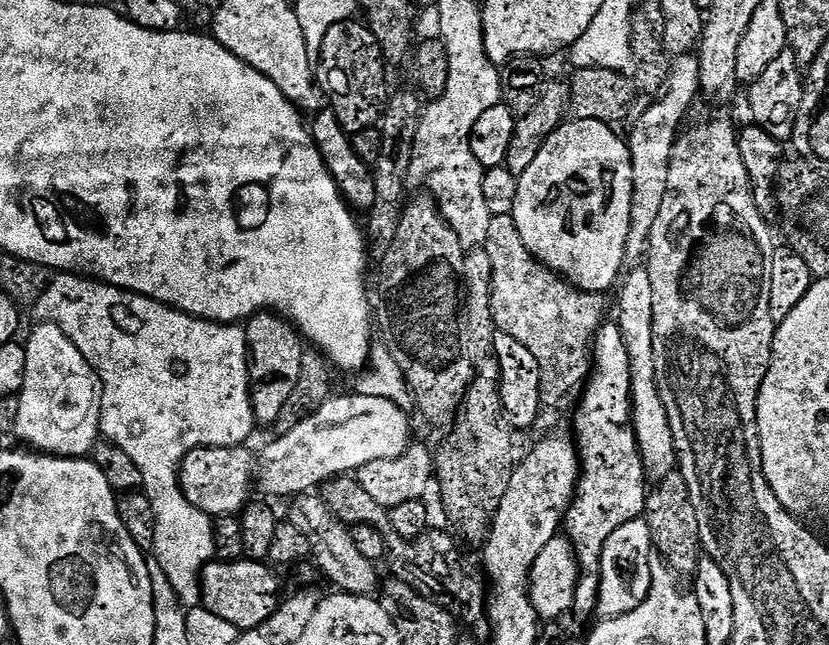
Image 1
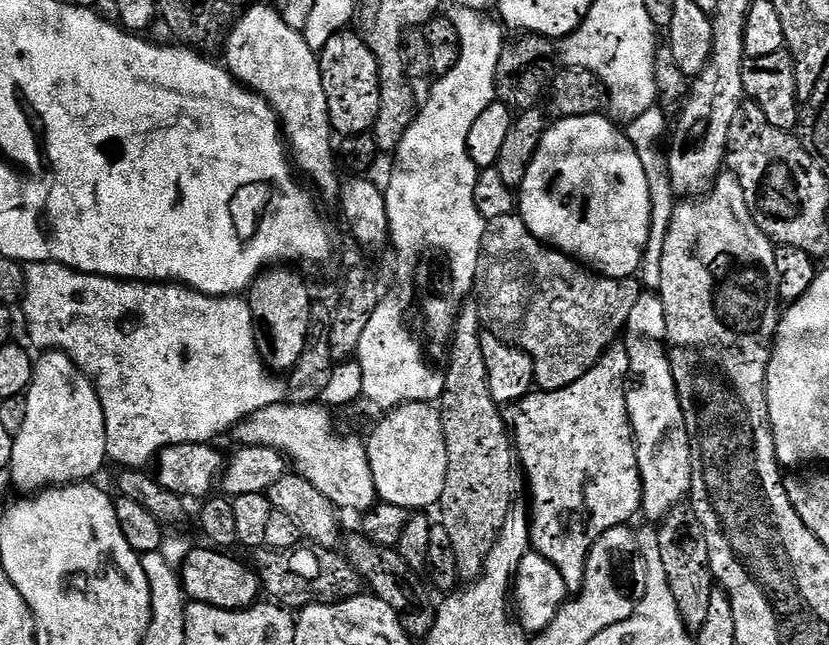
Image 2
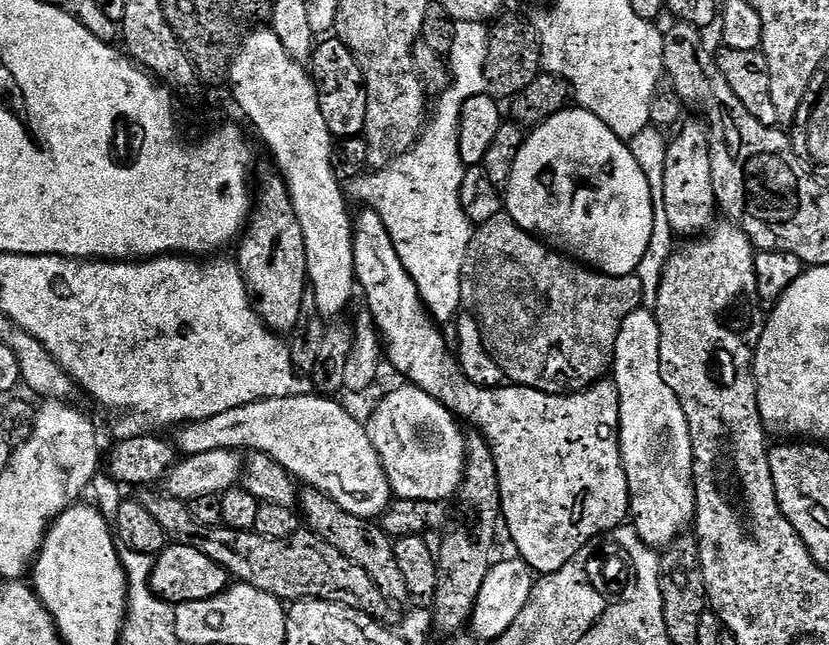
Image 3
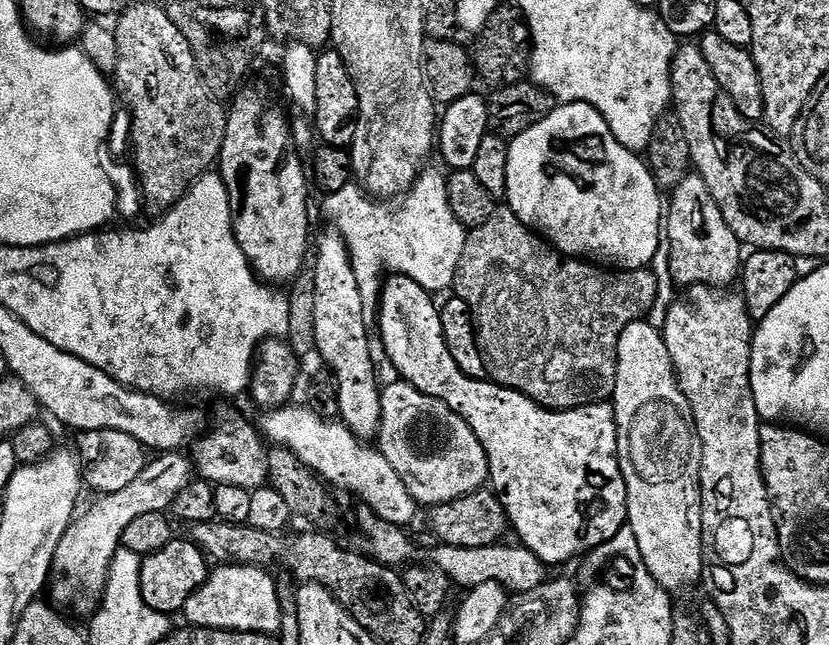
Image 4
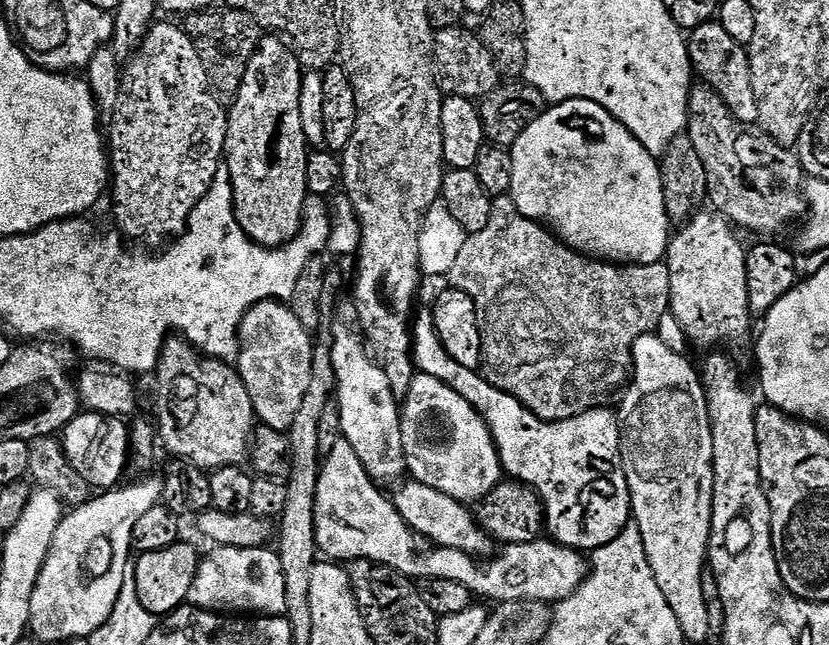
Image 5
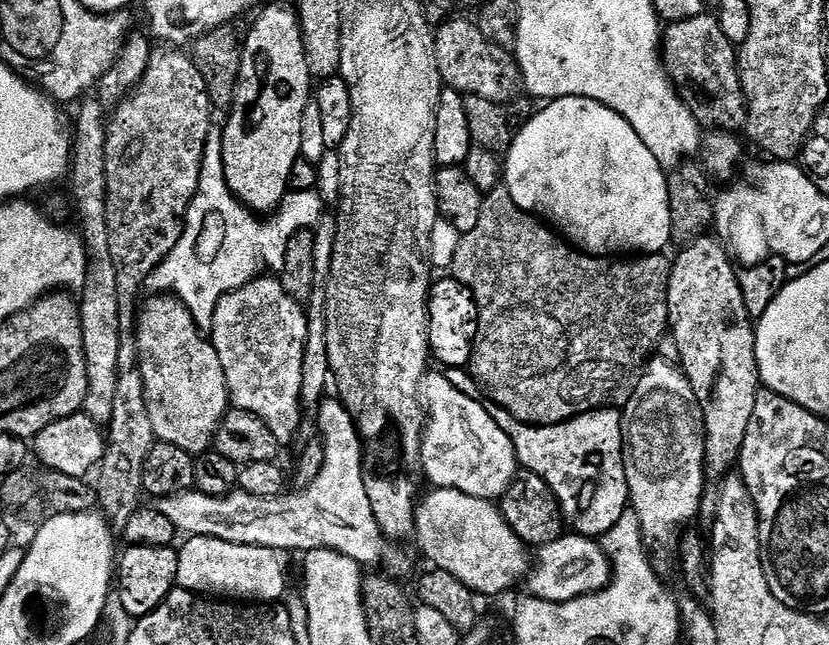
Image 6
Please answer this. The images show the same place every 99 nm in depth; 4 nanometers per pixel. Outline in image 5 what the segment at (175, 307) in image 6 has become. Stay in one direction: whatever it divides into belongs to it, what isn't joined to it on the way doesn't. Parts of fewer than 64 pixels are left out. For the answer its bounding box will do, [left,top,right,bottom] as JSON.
[156,338,254,468]

